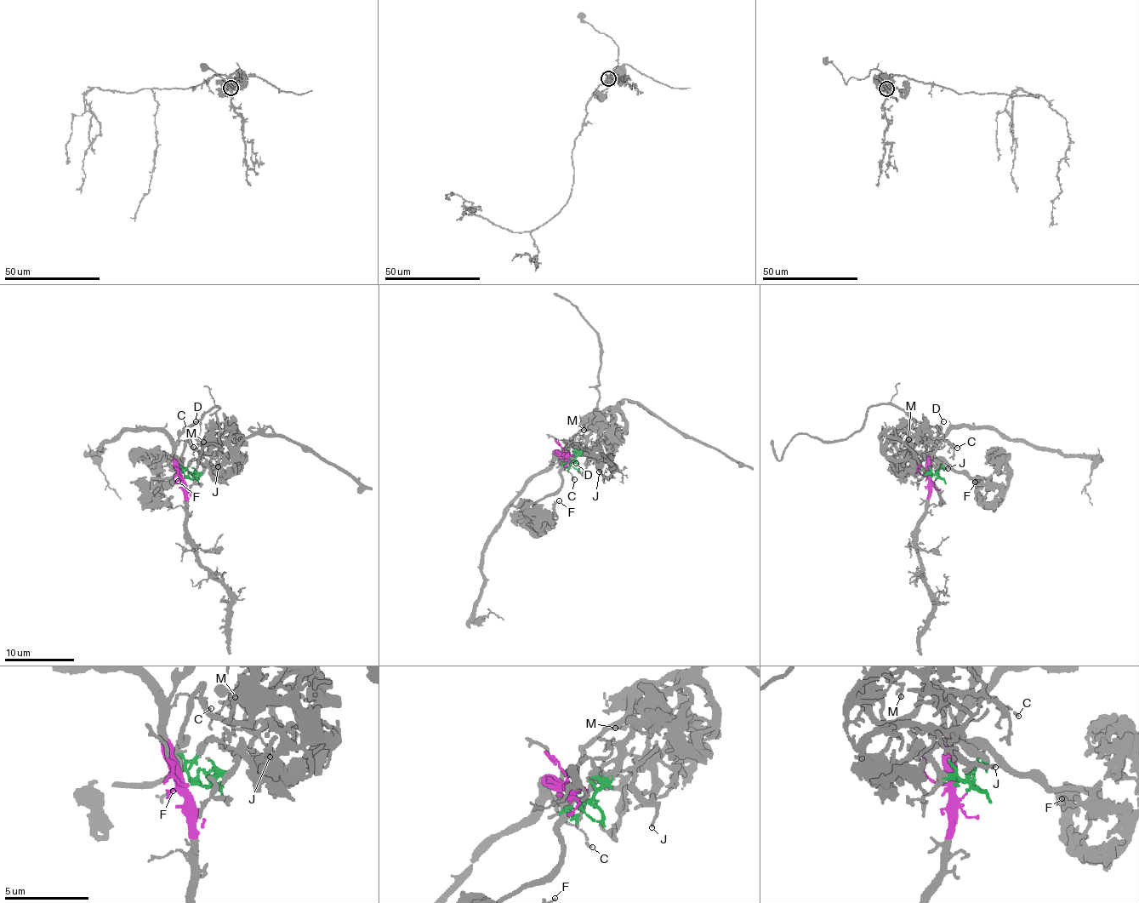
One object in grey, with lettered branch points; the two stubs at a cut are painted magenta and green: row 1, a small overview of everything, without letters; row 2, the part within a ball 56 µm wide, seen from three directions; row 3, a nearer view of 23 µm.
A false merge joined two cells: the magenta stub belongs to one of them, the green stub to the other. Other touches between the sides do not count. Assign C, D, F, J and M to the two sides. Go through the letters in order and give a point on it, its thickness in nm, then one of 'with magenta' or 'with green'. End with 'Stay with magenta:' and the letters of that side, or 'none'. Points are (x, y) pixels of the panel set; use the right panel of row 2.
C: place (957, 448); calibre 130 nm; with magenta
D: place (943, 421); calibre 90 nm; with magenta
F: place (975, 482); calibre 100 nm; with green
J: place (948, 468); calibre 170 nm; with green
M: place (908, 439); calibre 220 nm; with green
Stay with magenta: C, D

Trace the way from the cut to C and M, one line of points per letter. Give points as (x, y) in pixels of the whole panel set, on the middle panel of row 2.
C: (565, 454), (555, 453), (555, 459), (575, 480)
M: (566, 454), (568, 461), (563, 464), (564, 448), (589, 424), (590, 418), (590, 425), (583, 431)

